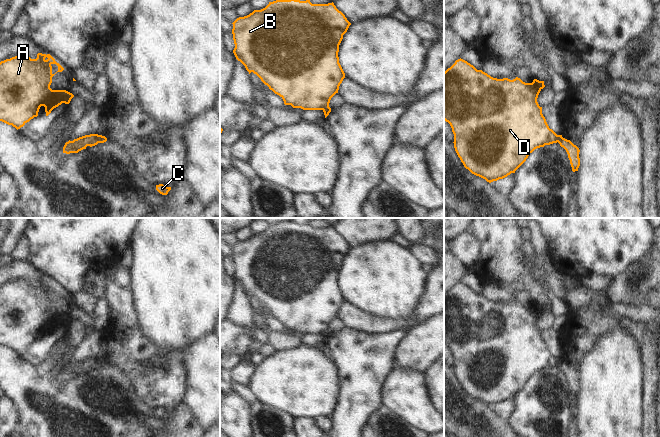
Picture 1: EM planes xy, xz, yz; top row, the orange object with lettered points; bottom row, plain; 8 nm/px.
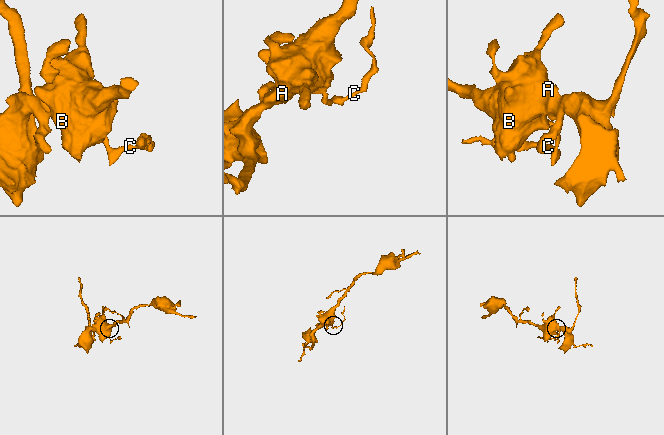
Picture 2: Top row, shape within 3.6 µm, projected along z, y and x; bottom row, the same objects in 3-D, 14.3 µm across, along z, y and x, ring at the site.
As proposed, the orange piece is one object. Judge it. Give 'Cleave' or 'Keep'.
Cleave.

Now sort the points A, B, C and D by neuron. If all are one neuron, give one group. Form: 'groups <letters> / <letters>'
groups A B D / C

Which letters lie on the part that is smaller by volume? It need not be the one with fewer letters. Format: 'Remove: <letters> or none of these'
Remove: C

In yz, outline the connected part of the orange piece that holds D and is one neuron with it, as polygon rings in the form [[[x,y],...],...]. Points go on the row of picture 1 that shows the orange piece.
[[[461,58],[456,60],[455,63],[444,72],[444,120],[448,122],[452,128],[455,151],[466,169],[472,174],[491,183],[503,179],[511,173],[515,173],[535,149],[558,142],[560,135],[557,135],[549,128],[545,117],[542,114],[542,107],[540,107],[537,102],[538,95],[544,87],[544,81],[539,81],[537,79],[534,79],[532,83],[525,83],[518,77],[513,80],[508,78],[493,78],[482,70],[477,70],[473,65]]]

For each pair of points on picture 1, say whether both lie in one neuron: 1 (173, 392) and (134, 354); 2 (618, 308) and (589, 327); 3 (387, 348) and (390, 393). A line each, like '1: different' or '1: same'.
1: same
2: different
3: different

